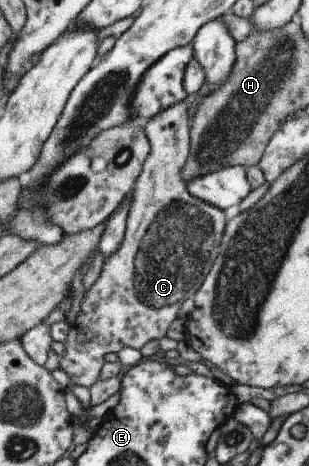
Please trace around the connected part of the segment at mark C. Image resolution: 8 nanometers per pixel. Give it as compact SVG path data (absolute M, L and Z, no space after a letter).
M184 99L171 104L142 124L143 133L149 142L149 152L132 189L123 240L117 252L113 252L109 260L104 260L97 280L84 292L81 308L65 336L64 352L58 356L58 367L67 374L70 384L77 384L88 390L97 381L105 354L119 353L121 348L139 351L147 342L165 337L181 304L188 298L193 298L218 254L221 234L225 229L225 216L219 208L193 198L181 180L181 168L187 160L189 147L189 120Z

